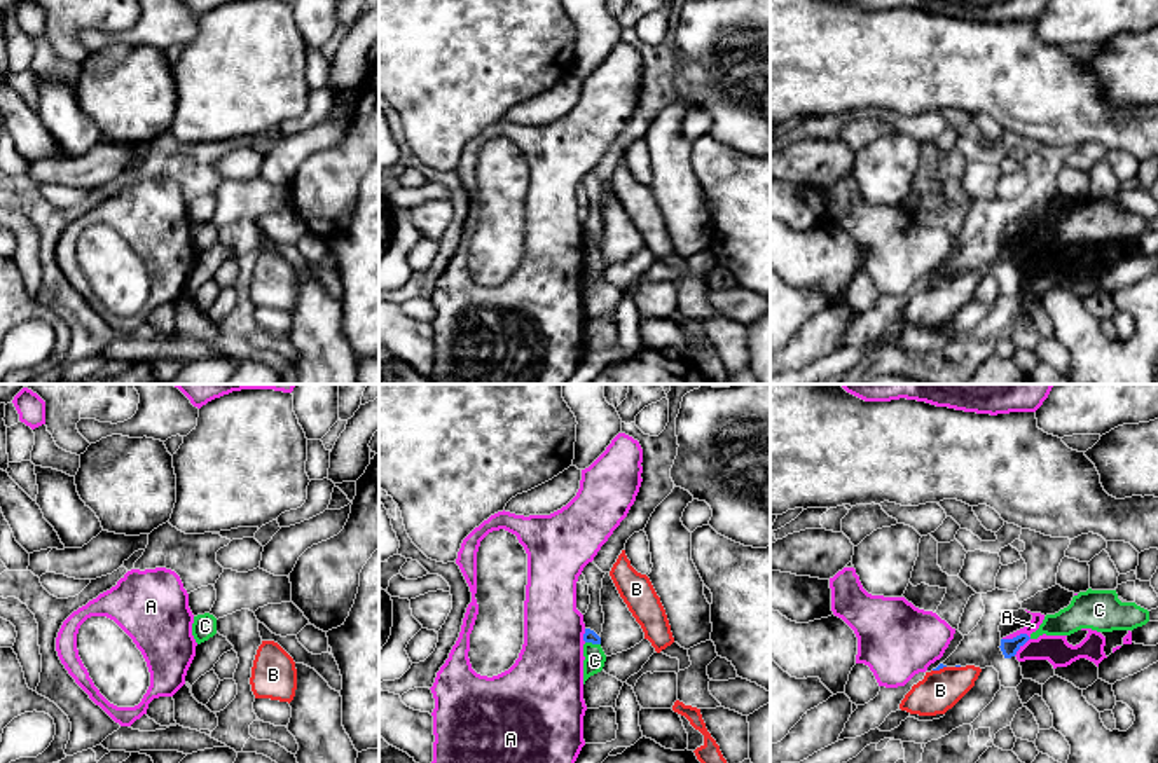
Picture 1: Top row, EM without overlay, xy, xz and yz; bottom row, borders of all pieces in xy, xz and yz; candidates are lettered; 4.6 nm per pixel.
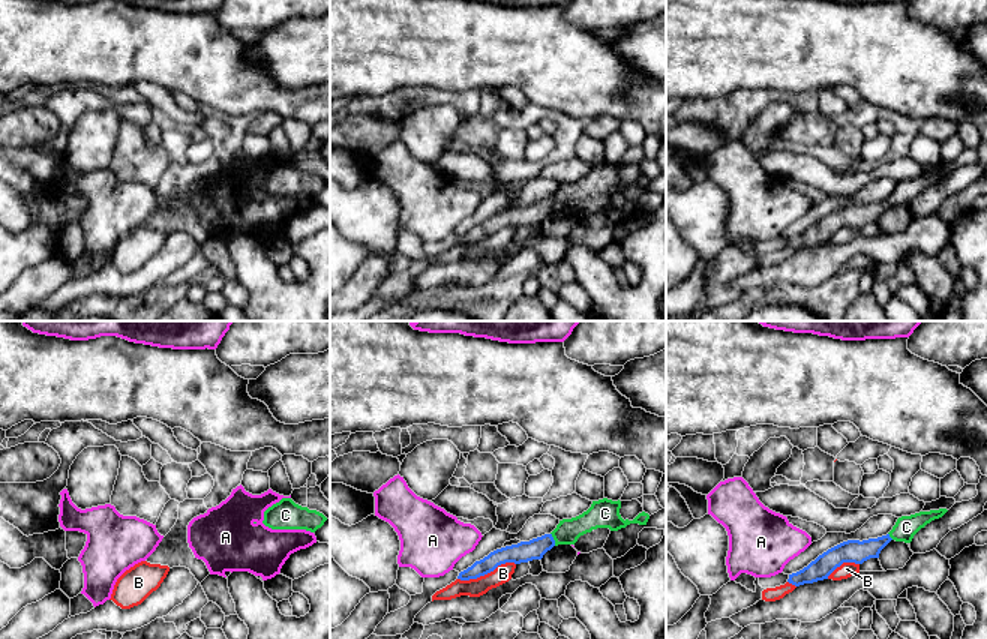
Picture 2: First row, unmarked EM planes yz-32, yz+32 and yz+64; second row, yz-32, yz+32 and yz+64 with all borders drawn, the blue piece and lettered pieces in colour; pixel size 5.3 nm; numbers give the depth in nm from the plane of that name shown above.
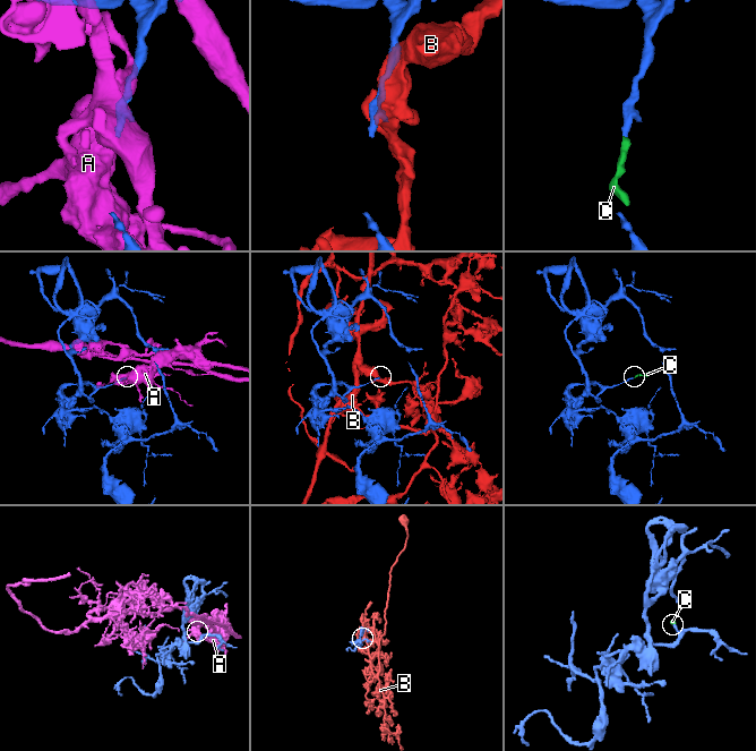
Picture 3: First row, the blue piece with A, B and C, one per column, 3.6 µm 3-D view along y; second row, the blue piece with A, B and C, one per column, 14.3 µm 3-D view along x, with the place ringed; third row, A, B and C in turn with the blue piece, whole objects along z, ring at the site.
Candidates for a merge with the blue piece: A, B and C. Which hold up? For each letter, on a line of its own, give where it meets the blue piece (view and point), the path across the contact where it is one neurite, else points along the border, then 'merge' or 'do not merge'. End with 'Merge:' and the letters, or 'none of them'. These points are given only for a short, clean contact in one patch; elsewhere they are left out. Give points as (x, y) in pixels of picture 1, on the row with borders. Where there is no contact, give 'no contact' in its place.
A: meets blue in yz at (1017, 636); do not merge
B: meets blue in yz at (938, 669); do not merge
C: meets blue in xz at (592, 643); runs through xz (589, 636), (592, 643), (594, 660); merge
Merge: C

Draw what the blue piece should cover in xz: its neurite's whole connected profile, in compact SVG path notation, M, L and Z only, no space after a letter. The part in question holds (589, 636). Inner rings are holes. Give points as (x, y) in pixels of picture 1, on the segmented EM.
M585 629L585 634L583 634L583 684L585 681L601 672L603 667L604 667L604 662L606 662L606 655L601 648L601 637L590 630L590 629Z

